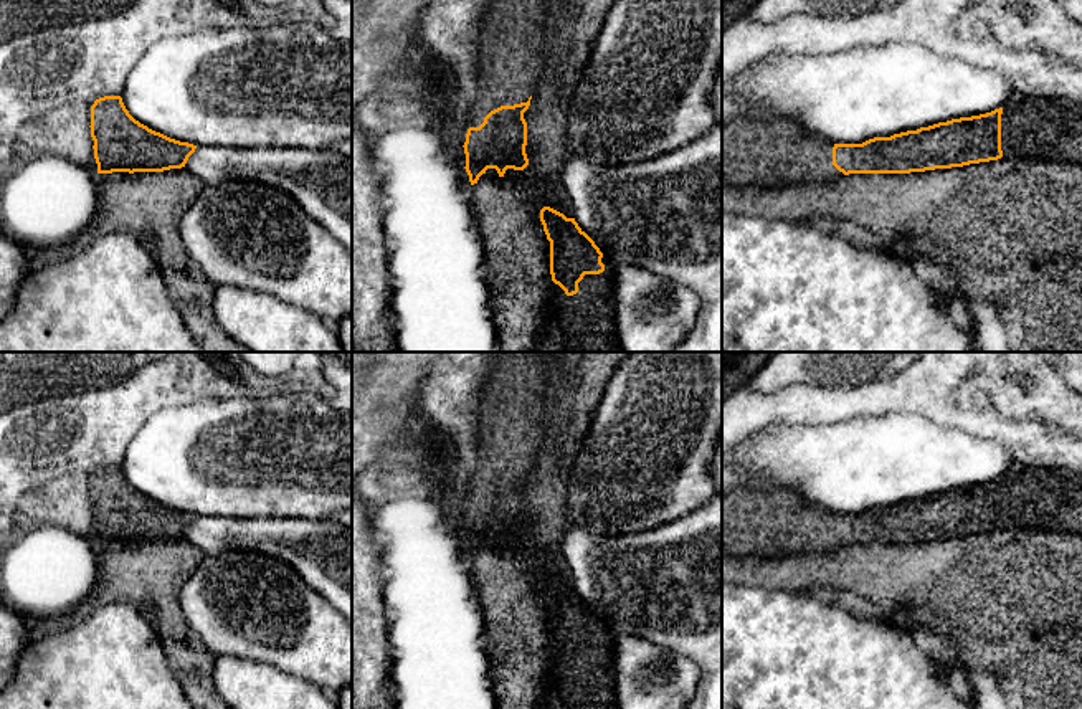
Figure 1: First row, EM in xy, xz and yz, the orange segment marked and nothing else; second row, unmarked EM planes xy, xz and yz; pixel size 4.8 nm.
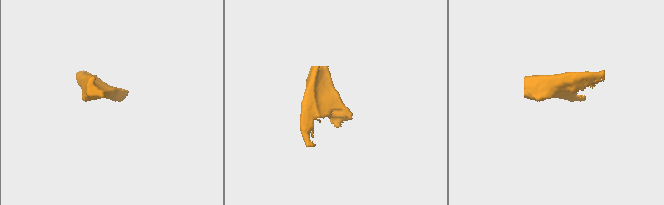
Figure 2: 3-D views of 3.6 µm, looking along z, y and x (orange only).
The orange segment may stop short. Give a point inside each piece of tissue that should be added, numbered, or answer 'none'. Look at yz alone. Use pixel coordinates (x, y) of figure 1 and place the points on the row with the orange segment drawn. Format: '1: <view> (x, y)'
1: yz (1036, 128)
2: yz (772, 152)

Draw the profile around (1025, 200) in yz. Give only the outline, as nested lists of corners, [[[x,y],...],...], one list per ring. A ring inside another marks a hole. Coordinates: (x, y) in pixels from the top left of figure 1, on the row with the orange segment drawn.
[[[1019,157],[910,174],[849,174],[828,182],[808,182],[783,188],[722,185],[722,210],[795,223],[808,217],[849,221],[872,231],[892,253],[928,258],[951,269],[966,296],[996,301],[1008,331],[1008,352],[1082,352],[1082,164]]]

